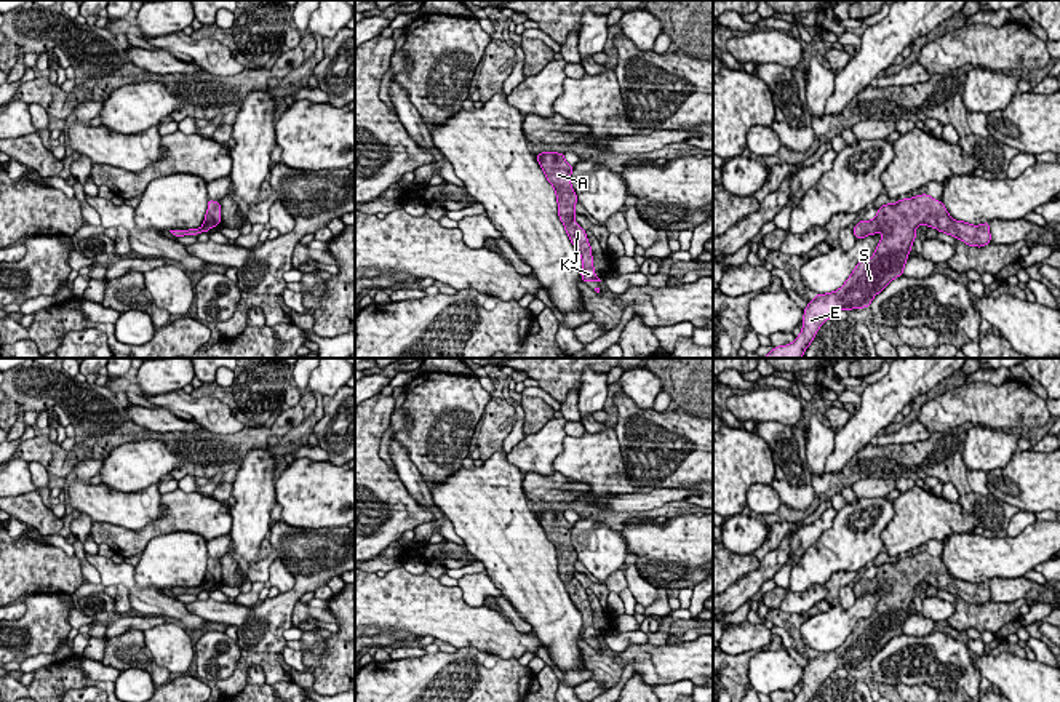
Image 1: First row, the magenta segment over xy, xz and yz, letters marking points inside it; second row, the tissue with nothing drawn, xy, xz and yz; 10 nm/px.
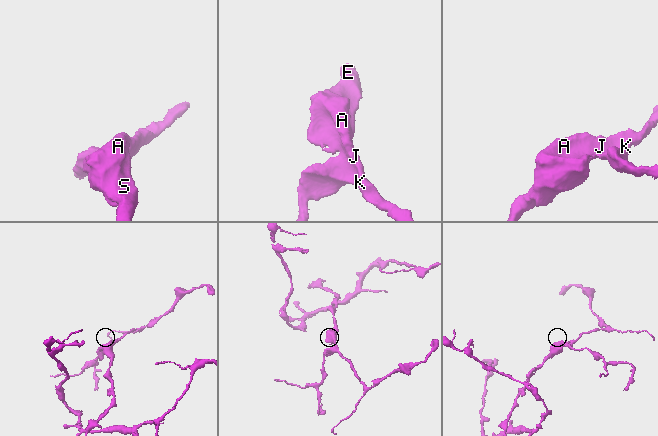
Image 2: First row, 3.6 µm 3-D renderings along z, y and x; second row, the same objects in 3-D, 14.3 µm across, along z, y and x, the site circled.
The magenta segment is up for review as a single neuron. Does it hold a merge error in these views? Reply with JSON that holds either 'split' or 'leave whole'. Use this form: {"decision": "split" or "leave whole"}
{"decision": "leave whole"}

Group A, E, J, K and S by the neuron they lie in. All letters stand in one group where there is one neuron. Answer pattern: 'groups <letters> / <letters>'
groups A E J K S

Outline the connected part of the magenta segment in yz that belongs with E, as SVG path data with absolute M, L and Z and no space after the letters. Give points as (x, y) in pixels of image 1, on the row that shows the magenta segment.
M927 193L879 206L873 221L862 219L854 227L857 240L883 233L875 254L868 261L860 261L839 289L817 294L804 309L801 334L788 345L774 347L763 358L801 358L819 328L833 318L836 310L868 307L878 293L903 273L916 238L915 229L921 224L959 238L969 246L982 248L991 241L990 222L972 225L954 221L943 203Z

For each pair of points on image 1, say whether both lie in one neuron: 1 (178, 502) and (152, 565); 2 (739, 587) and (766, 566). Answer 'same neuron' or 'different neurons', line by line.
1: different neurons
2: same neuron

